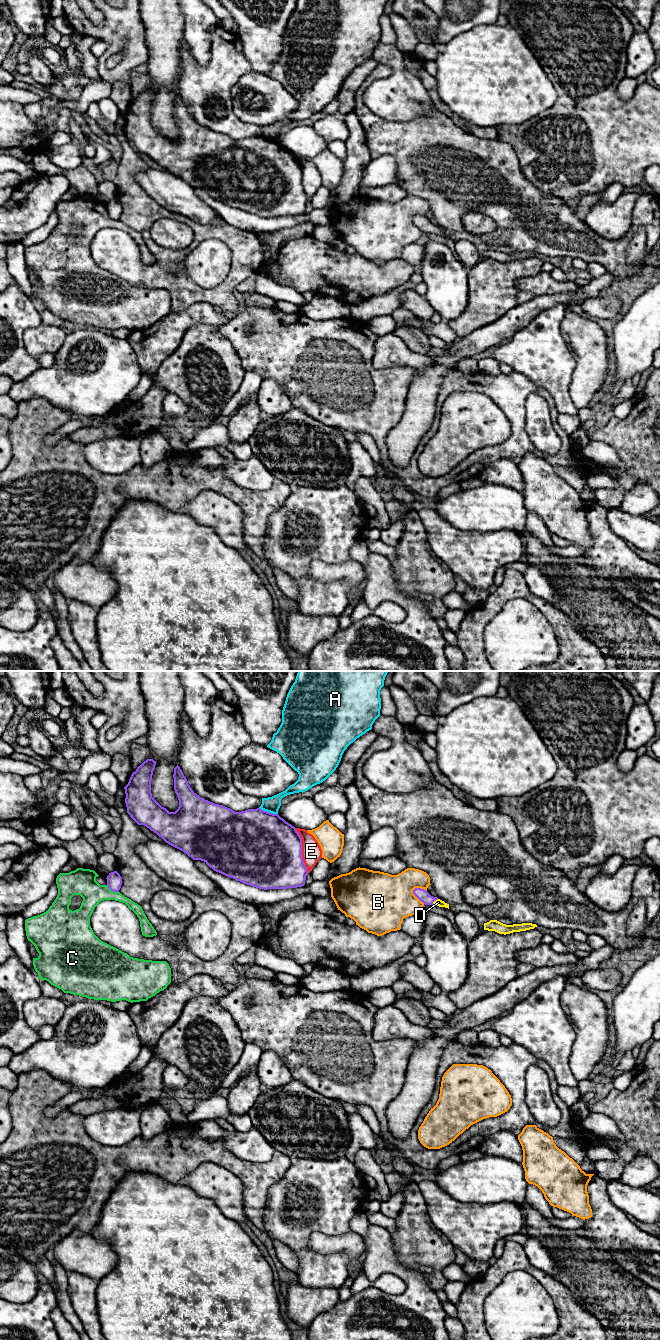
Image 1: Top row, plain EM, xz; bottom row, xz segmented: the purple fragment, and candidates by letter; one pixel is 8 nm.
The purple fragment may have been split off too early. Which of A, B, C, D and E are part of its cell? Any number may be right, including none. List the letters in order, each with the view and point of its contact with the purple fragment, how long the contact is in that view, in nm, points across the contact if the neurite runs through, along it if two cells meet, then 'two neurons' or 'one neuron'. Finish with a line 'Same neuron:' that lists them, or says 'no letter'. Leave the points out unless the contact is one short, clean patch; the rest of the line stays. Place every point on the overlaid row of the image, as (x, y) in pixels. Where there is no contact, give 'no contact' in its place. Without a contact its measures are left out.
A: meets purple in xz at (268, 812); contact 160 nm long; two neurons
B: meets purple in xz at (416, 896); contact 150 nm long; two neurons
C: meets purple in xz at (112, 890); contact 120 nm long; two neurons
D: meets purple in xz at (434, 900); contact 70 nm long; runs through xz (421, 894), (429, 900), (434, 900), (438, 902); one neuron
E: meets purple in xz at (301, 850); contact 380 nm long; two neurons
Same neuron: D

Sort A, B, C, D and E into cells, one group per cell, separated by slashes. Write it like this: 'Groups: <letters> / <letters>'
Groups: A / B / C / D / E

